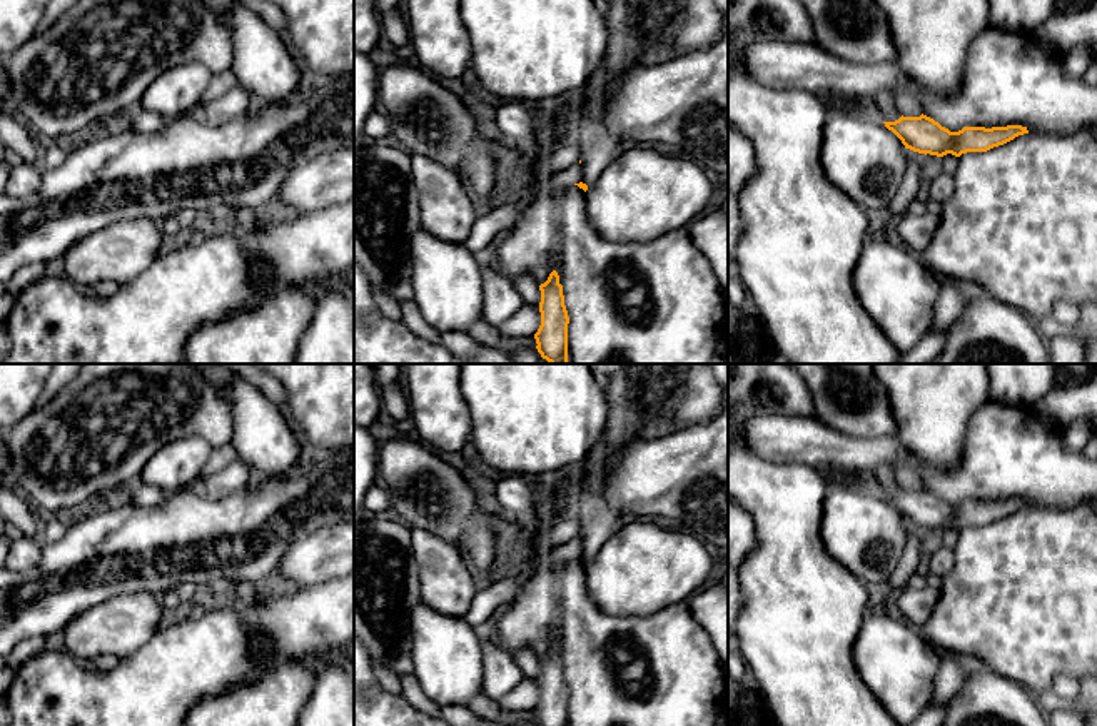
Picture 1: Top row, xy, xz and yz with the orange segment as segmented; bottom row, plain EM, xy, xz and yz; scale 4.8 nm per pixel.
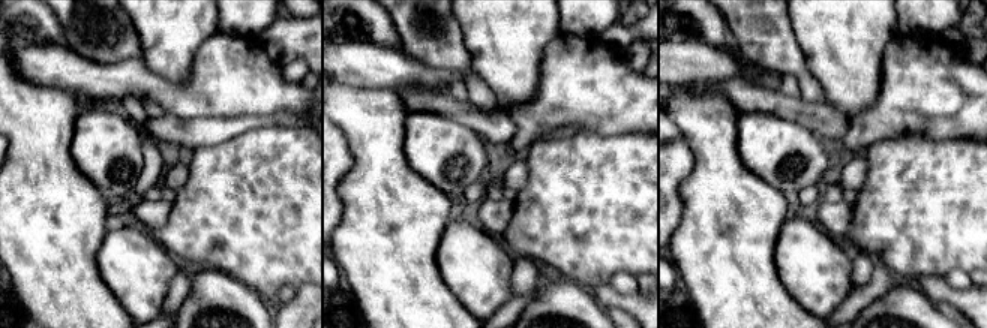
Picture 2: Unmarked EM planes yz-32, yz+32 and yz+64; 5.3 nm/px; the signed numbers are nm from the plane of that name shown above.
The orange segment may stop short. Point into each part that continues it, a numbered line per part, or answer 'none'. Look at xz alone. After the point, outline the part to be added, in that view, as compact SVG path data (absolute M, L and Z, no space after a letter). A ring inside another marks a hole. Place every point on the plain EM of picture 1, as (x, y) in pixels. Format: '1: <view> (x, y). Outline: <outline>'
1: xz (598, 519). Outline: M614 376L603 386L608 401L606 427L599 441L579 462L583 482L574 506L574 514L581 524L584 546L583 557L591 559L608 537L618 529L621 517L606 501L603 489L613 469L613 462L621 449L631 441L648 434L643 412L629 402L624 377Z

